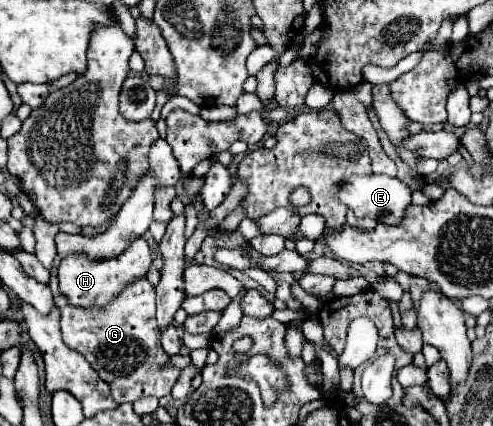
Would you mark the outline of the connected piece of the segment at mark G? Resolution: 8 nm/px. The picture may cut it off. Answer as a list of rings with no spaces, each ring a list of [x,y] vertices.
[[[135,278],[107,308],[61,308],[63,342],[85,356],[91,368],[111,388],[117,404],[143,396],[169,396],[181,370],[169,366],[171,356],[161,348],[159,326],[155,322],[155,288],[147,278]]]

